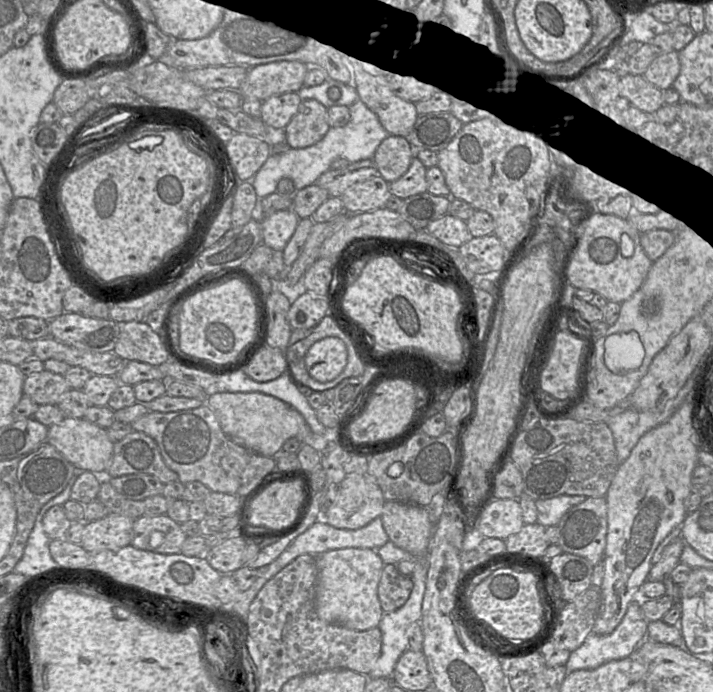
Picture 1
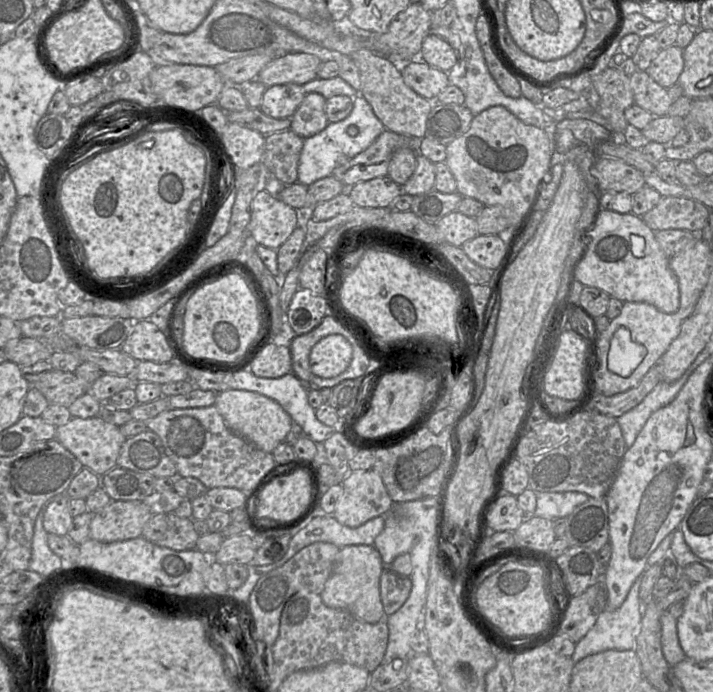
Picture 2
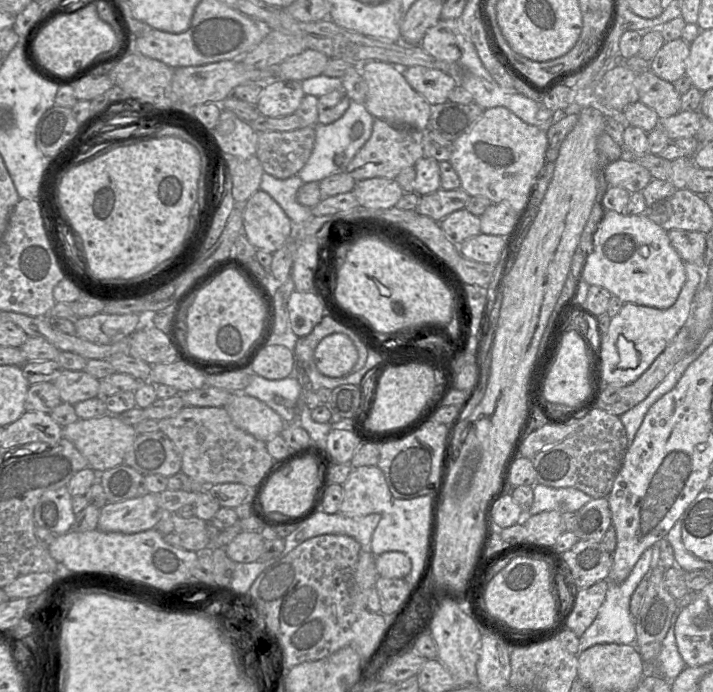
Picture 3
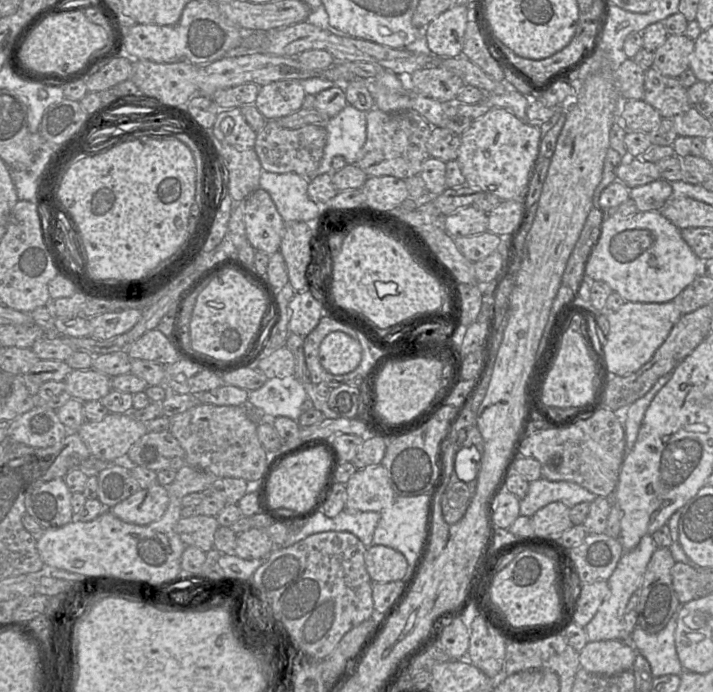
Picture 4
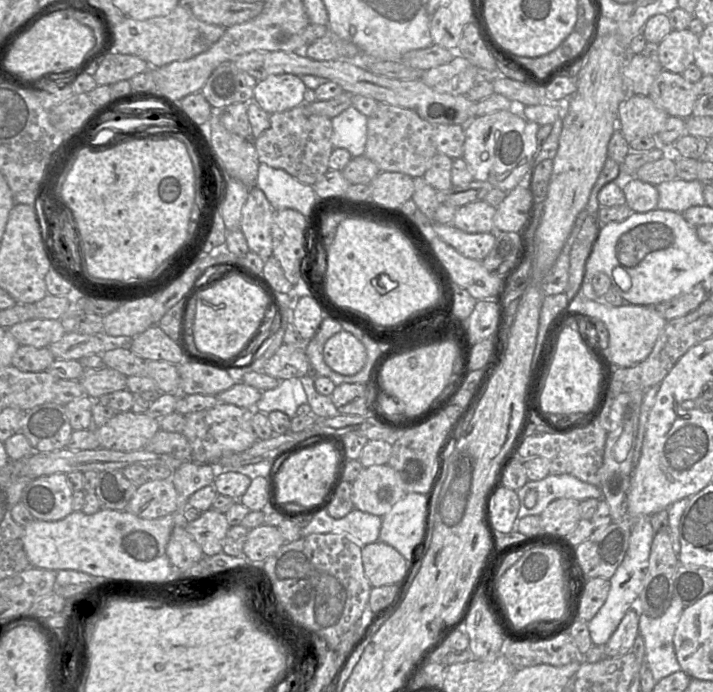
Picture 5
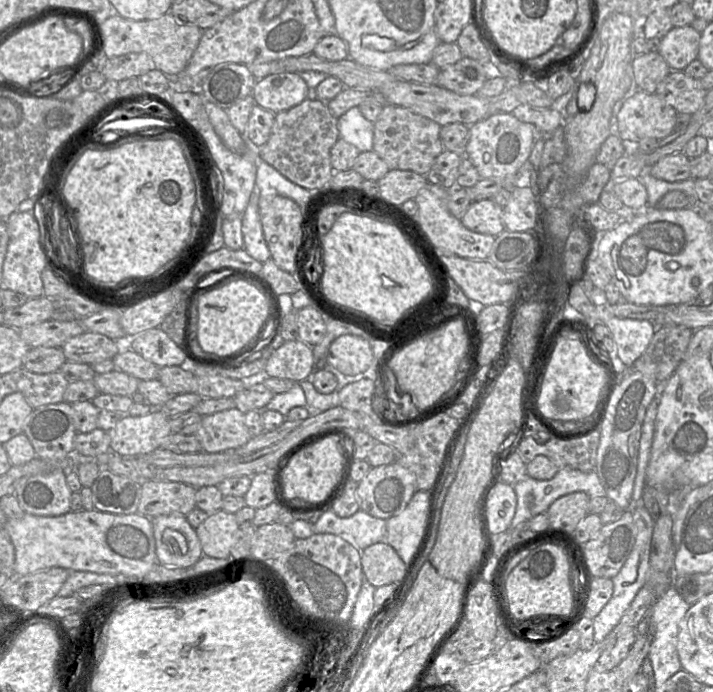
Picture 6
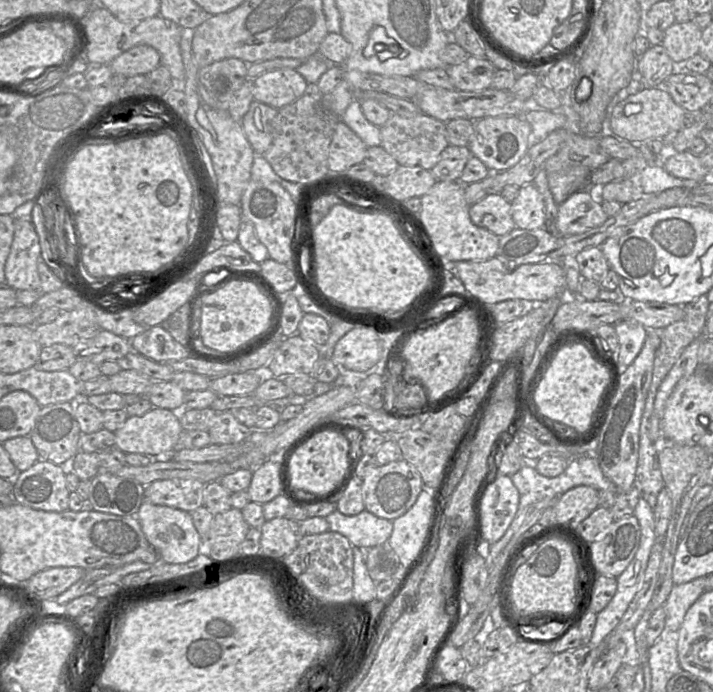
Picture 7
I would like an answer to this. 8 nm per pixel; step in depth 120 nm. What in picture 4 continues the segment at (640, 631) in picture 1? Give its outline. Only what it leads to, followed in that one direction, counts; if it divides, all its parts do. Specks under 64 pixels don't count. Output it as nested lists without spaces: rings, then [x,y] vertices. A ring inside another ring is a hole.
[[[651,534],[644,535],[638,545],[621,556],[614,572],[607,580],[609,594],[603,600],[592,620],[584,627],[588,642],[601,640],[629,641],[630,636],[626,630],[624,614],[631,596],[637,592],[644,580],[647,565],[656,550],[656,544]]]

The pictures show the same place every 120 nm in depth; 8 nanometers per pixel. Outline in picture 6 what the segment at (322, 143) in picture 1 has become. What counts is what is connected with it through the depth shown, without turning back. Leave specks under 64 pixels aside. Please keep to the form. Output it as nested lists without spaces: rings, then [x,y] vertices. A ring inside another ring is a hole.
[[[353,107],[338,118],[339,138],[354,145],[360,152],[373,151],[374,125]]]

